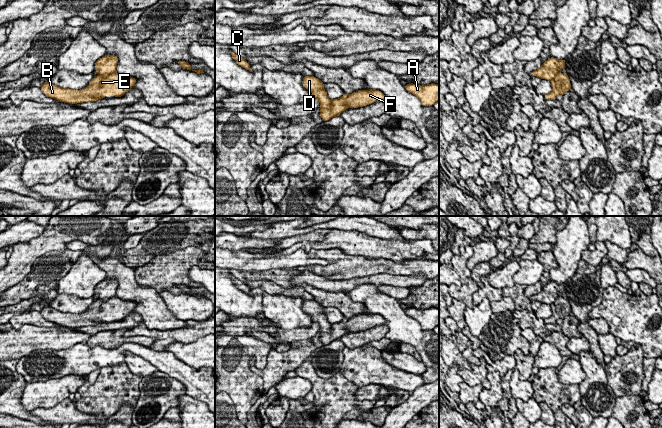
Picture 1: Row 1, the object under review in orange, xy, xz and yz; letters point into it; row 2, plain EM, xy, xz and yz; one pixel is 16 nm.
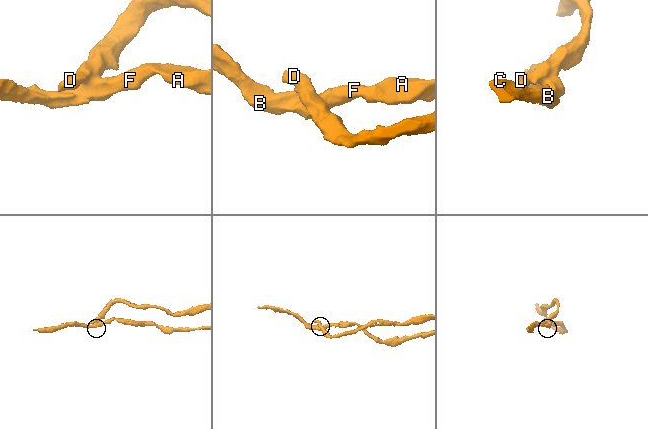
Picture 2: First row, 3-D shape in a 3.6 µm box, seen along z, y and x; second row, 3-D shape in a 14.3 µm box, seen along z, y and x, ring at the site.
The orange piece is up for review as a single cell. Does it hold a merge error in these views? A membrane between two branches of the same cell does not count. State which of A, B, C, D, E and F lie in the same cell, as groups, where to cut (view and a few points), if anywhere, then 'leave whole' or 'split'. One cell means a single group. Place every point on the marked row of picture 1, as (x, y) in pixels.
A B C E F / D; cut in xz along (331, 100), (329, 108), (320, 107); split

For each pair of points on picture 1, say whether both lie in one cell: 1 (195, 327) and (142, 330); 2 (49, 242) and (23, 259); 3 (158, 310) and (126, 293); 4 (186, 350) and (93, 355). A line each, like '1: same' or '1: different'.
1: same
2: same
3: same
4: different

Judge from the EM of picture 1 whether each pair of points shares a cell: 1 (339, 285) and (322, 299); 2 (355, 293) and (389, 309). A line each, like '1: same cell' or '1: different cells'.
1: different cells
2: same cell

